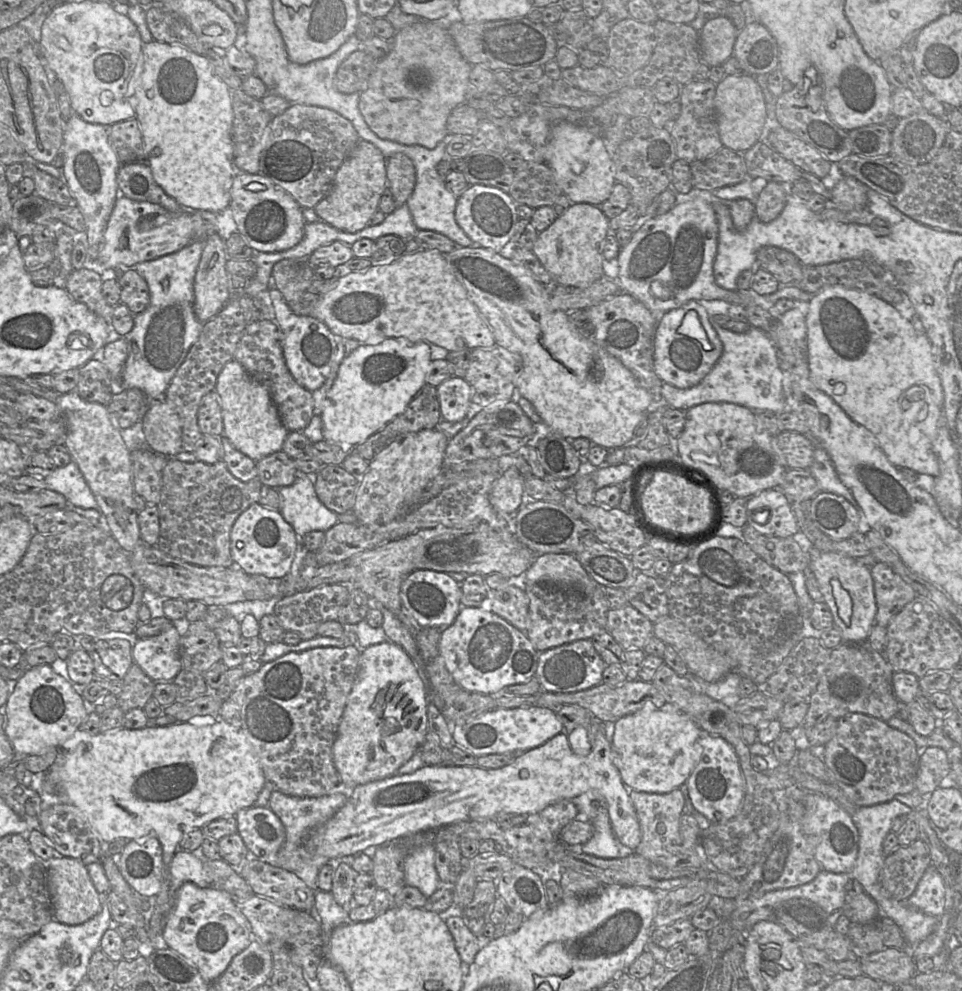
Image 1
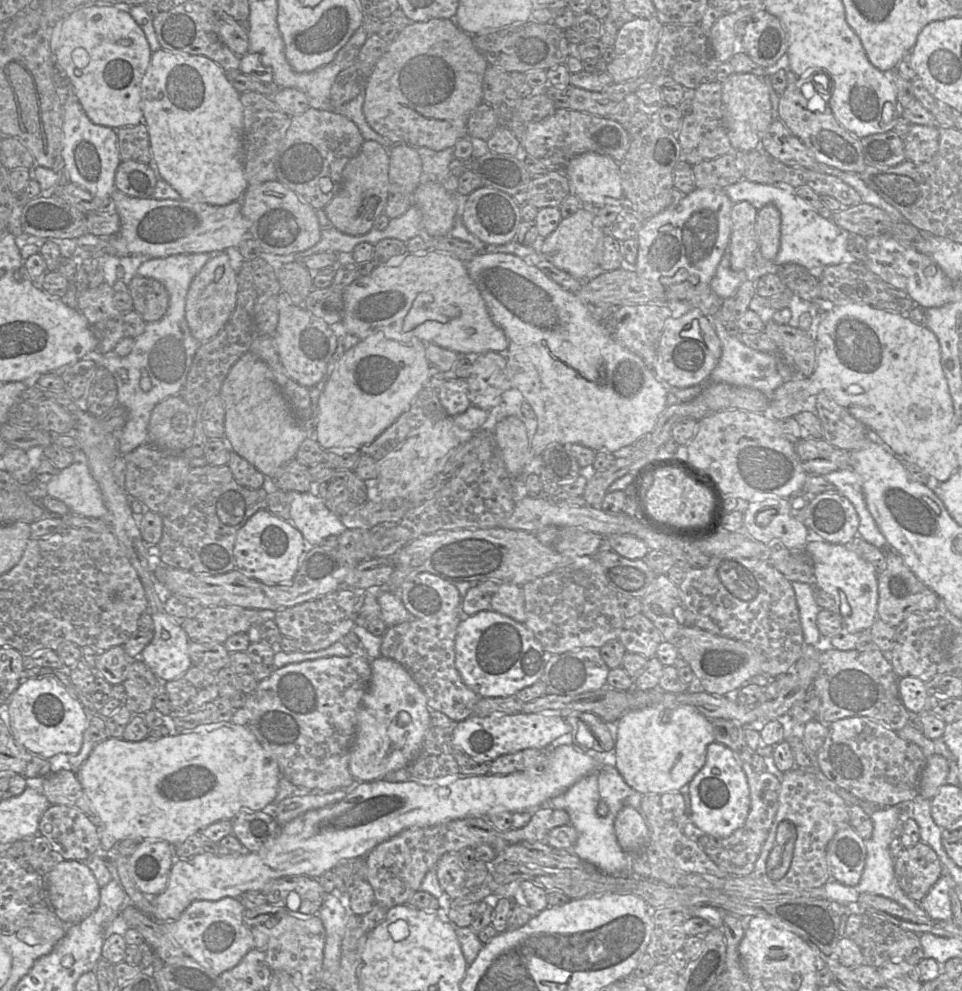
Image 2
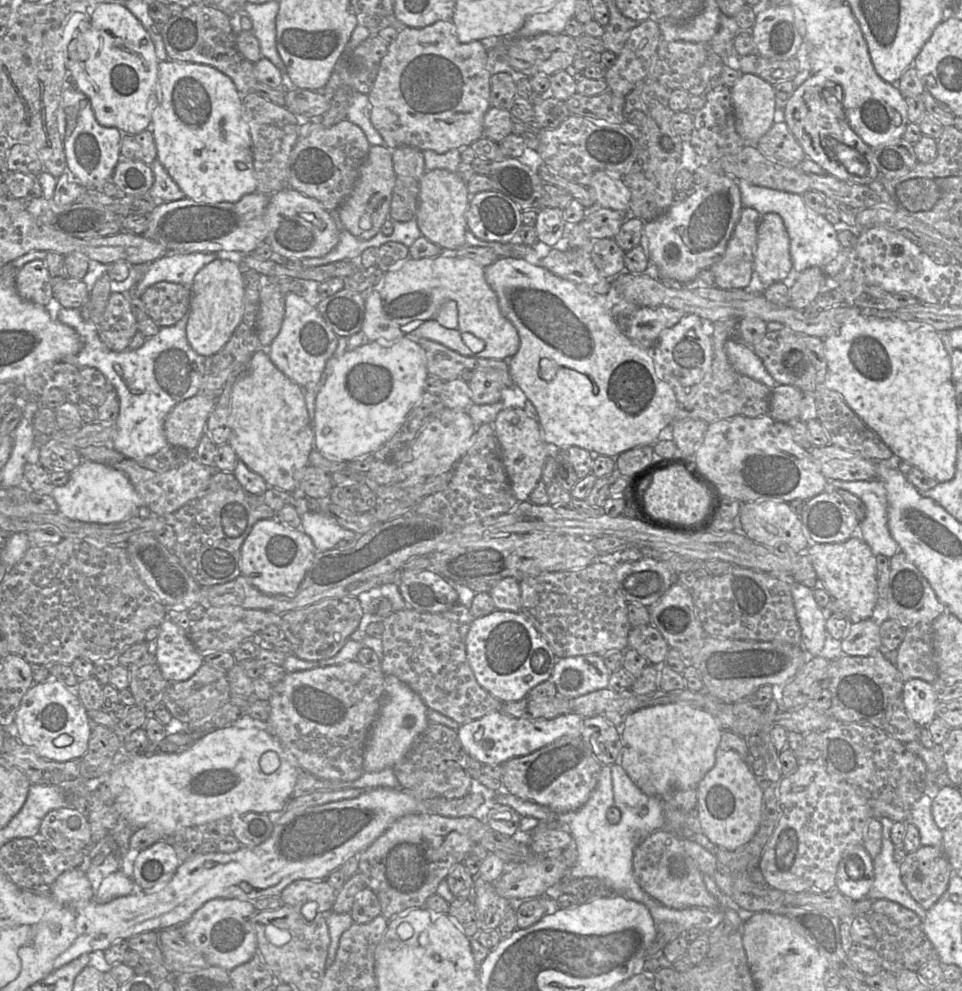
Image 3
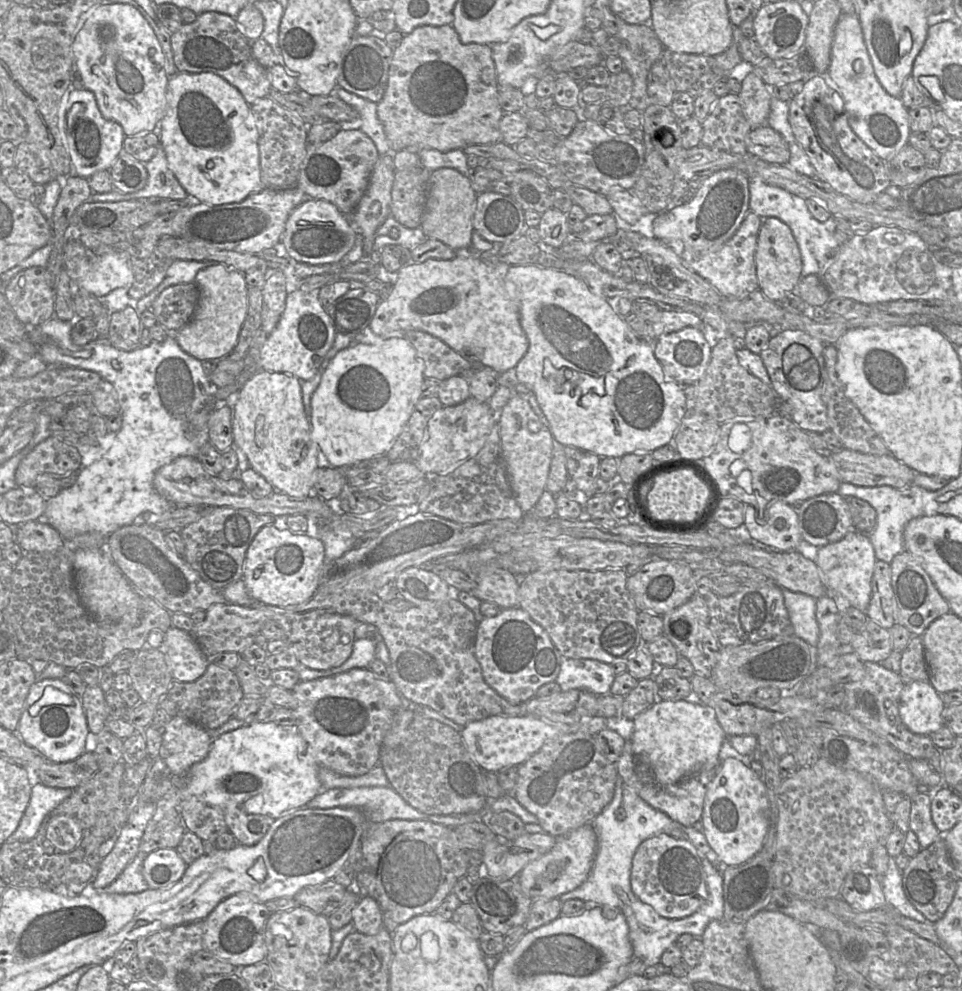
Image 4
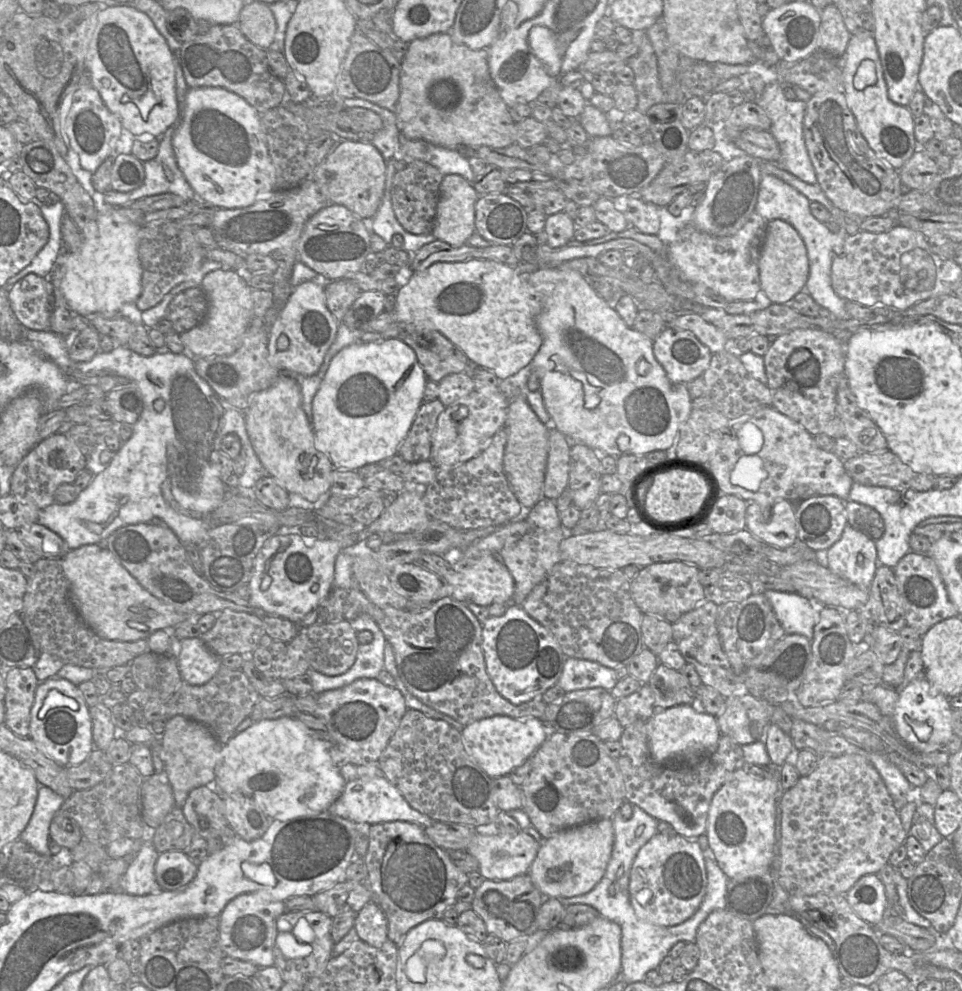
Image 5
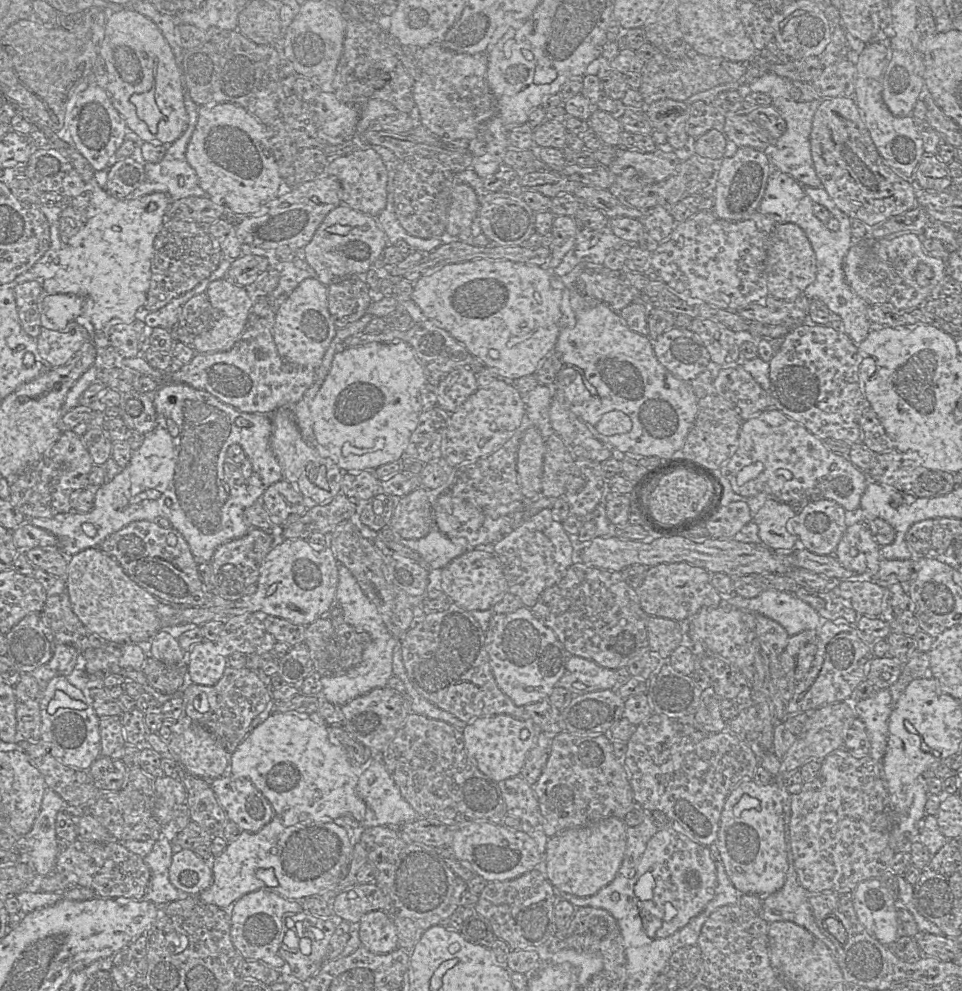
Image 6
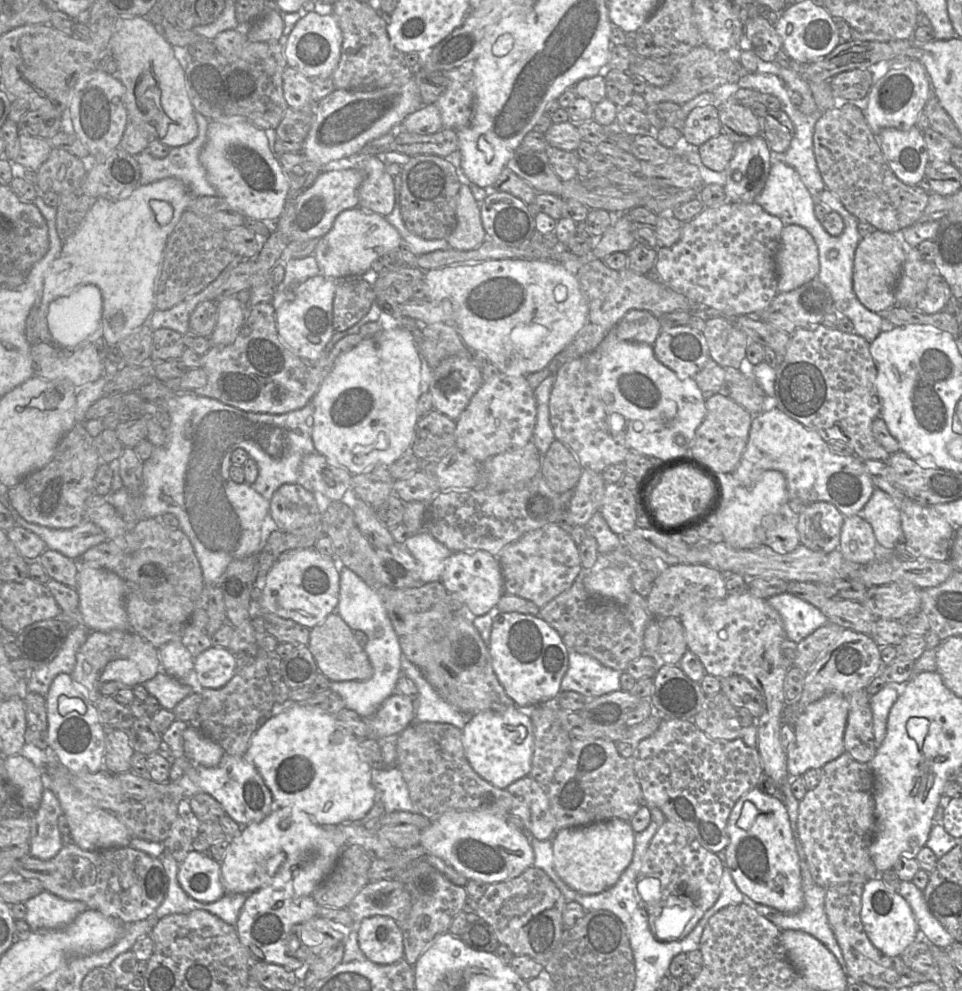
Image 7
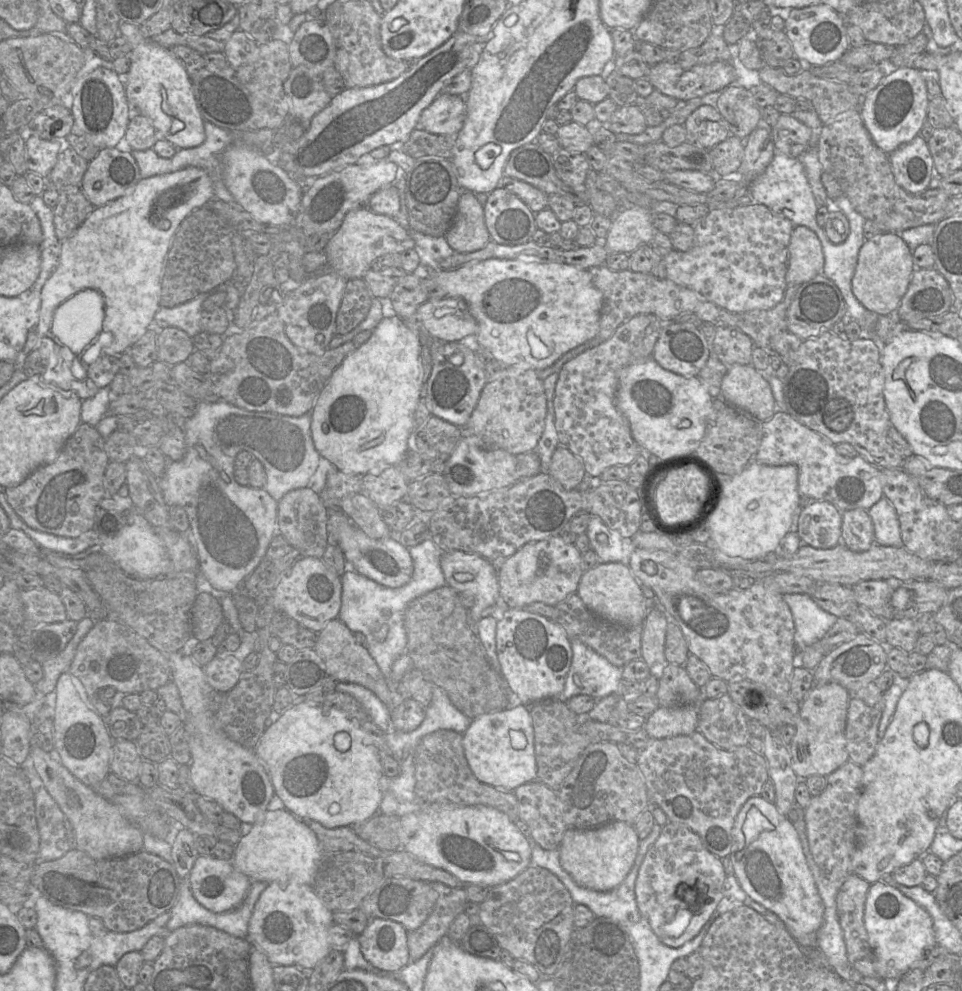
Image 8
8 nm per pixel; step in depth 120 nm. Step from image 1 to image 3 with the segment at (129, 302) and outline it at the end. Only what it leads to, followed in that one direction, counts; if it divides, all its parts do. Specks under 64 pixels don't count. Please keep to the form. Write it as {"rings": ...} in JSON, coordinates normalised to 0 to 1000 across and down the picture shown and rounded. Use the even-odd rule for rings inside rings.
{"rings":[[[167,284],[153,291],[146,302],[153,318],[165,330],[179,329],[196,316],[199,291]]]}

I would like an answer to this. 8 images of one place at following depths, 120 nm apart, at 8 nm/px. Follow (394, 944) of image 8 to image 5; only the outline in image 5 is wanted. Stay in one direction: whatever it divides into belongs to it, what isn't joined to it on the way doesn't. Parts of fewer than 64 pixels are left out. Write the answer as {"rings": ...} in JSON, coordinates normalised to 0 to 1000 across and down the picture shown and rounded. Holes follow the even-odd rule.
{"rings":[[[388,909],[370,921],[368,935],[377,951],[395,957],[403,948],[403,928],[398,918]]]}

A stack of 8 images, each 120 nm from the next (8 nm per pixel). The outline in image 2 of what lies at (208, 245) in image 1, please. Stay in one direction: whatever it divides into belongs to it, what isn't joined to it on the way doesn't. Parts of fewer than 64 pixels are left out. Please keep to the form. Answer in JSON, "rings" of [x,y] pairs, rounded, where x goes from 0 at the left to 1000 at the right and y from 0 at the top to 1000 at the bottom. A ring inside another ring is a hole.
{"rings":[[[232,253],[219,260],[202,280],[193,302],[193,324],[200,339],[211,347],[223,340],[242,317],[249,294],[246,275]]]}

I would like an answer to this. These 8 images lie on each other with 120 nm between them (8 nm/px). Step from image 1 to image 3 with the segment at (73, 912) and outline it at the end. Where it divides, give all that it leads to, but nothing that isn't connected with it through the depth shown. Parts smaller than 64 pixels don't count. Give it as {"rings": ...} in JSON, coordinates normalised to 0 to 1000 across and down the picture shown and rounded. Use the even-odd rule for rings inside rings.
{"rings":[[[80,875],[68,879],[57,888],[52,904],[65,913],[89,913],[99,903],[89,881]]]}

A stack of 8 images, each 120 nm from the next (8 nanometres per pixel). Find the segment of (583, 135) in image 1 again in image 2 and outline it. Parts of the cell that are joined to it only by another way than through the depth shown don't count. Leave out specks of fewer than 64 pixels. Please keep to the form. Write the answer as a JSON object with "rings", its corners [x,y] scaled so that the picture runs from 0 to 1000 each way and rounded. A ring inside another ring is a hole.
{"rings":[[[603,155],[593,161],[587,177],[595,196],[607,207],[626,209],[649,200],[643,164],[633,157]]]}

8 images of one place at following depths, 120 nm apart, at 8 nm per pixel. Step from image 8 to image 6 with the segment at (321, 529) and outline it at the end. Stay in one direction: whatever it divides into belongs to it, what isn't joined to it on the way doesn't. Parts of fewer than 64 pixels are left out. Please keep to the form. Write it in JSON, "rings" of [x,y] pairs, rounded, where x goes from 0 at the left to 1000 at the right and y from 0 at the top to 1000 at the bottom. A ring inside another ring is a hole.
{"rings":[[[291,484],[281,489],[266,506],[271,506],[278,517],[293,524],[294,528],[302,521],[313,521],[319,516],[314,498],[297,484]]]}

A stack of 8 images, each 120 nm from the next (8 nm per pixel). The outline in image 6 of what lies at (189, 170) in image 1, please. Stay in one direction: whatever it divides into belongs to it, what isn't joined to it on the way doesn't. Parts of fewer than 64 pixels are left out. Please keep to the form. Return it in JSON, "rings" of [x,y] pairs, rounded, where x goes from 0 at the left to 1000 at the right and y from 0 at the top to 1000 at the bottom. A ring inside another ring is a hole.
{"rings":[[[243,104],[207,108],[206,122],[193,150],[193,161],[204,174],[215,199],[237,214],[262,217],[294,193],[294,181],[278,140],[277,127]]]}

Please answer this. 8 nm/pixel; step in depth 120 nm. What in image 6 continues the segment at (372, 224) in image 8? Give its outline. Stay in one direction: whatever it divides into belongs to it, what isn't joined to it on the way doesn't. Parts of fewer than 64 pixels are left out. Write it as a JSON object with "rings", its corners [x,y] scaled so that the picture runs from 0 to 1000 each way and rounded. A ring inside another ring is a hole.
{"rings":[[[354,206],[337,220],[323,243],[313,253],[313,259],[327,272],[330,282],[338,289],[342,289],[356,281],[378,279],[387,269],[388,264],[397,257],[402,247],[402,239],[395,229],[392,219]],[[348,226],[363,228],[364,234],[359,238],[342,234],[341,229]]]}

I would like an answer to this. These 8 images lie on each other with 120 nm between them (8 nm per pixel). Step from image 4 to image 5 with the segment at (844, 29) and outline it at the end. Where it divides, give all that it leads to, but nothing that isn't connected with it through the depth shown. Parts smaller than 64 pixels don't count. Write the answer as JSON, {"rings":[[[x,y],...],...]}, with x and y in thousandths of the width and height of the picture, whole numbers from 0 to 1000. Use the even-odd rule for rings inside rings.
{"rings":[[[907,33],[885,34],[878,53],[872,59],[874,59],[879,102],[895,135],[915,160],[928,171],[935,172],[954,150],[954,144],[950,137],[950,118],[943,107],[930,105],[923,99],[922,86]]]}

